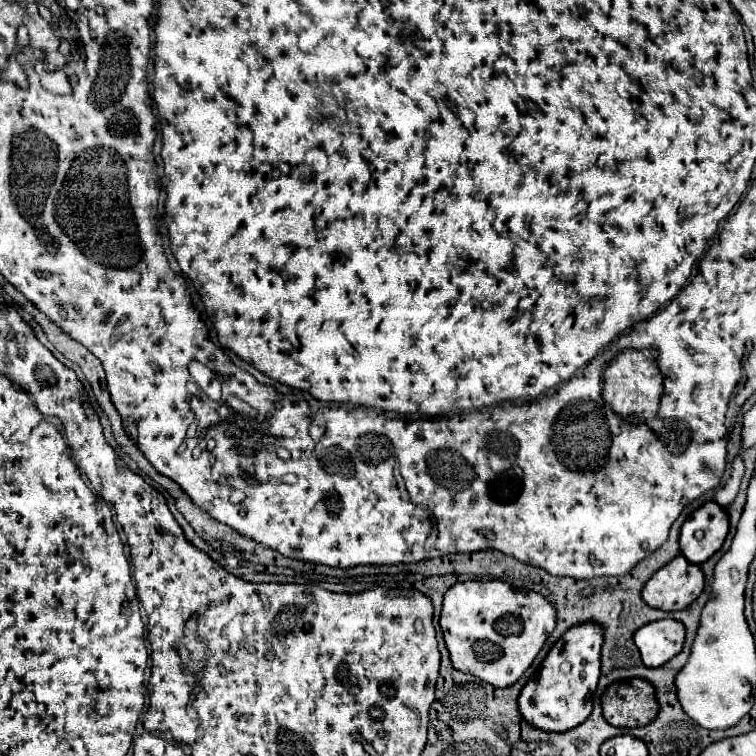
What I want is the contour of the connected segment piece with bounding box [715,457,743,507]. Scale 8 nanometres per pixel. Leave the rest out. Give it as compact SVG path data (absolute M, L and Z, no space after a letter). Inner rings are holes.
M737 457L737 459L733 461L733 473L731 473L731 479L727 481L725 487L721 487L721 489L715 493L715 501L717 501L721 507L727 507L729 503L735 501L735 497L737 497L737 493L739 493L741 479L743 479L743 459Z

